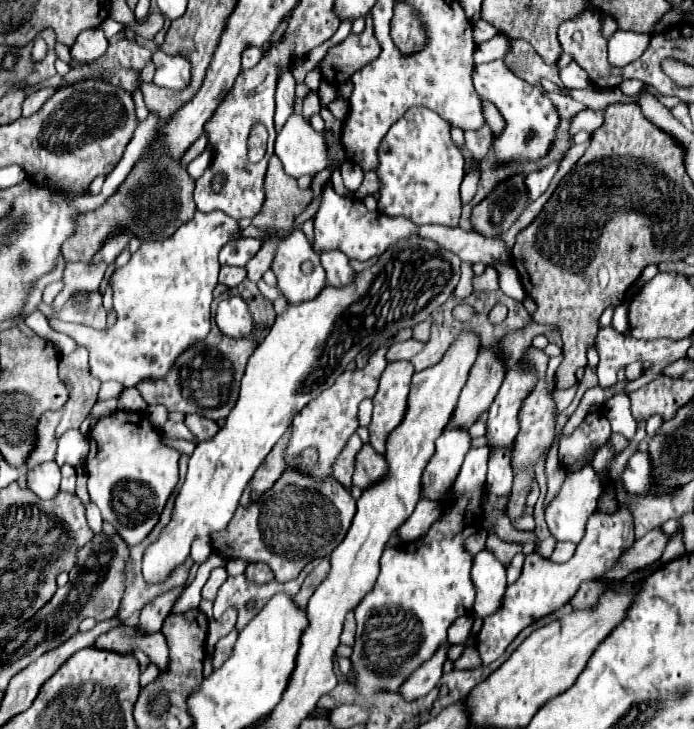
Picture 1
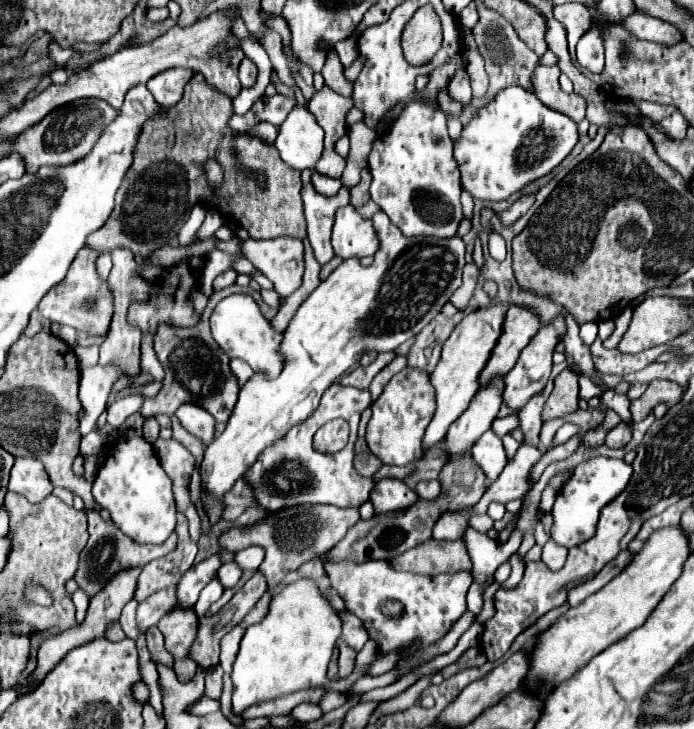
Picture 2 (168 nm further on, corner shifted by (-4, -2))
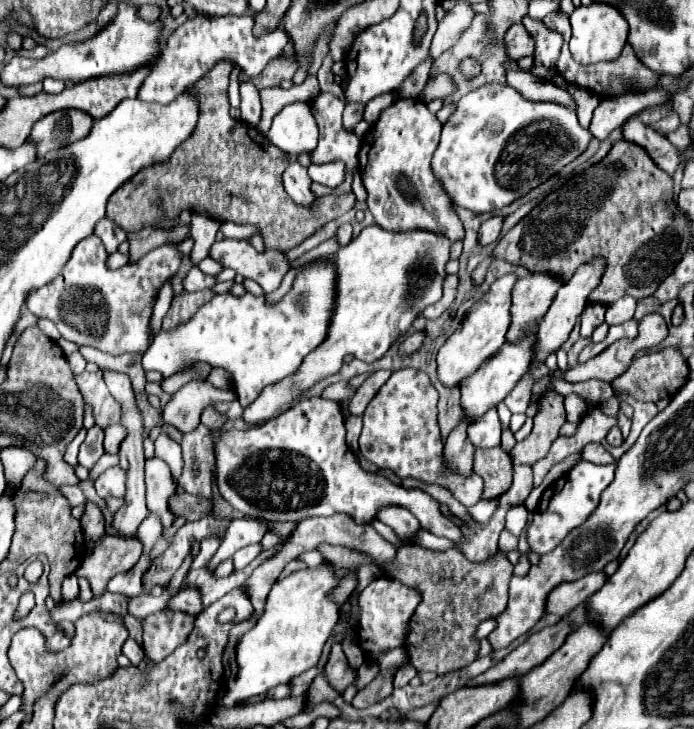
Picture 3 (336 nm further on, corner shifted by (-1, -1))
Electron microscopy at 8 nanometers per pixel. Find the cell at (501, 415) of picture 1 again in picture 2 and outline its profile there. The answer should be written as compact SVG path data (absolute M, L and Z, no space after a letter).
M561 318L553 320L549 326L539 328L539 332L537 332L537 334L531 338L531 342L523 348L523 352L521 352L517 364L505 374L503 402L505 402L511 410L519 412L535 394L539 394L539 392L545 388L545 384L547 384L547 380L549 380L549 374L551 374L551 368L553 368L551 354L553 354L553 348L555 348L555 344L559 342L559 338L561 338L563 332L565 332L565 324L563 324Z

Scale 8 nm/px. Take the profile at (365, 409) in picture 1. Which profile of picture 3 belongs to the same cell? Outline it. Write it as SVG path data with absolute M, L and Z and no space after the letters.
M350 417L346 421L346 443L348 447L358 453L358 437L360 437L360 431L362 431L362 419L360 417Z

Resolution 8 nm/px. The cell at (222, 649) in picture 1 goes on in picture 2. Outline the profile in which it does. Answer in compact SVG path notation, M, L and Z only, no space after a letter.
M215 666L205 674L205 694L219 700L221 690L223 690L223 670L221 666Z

